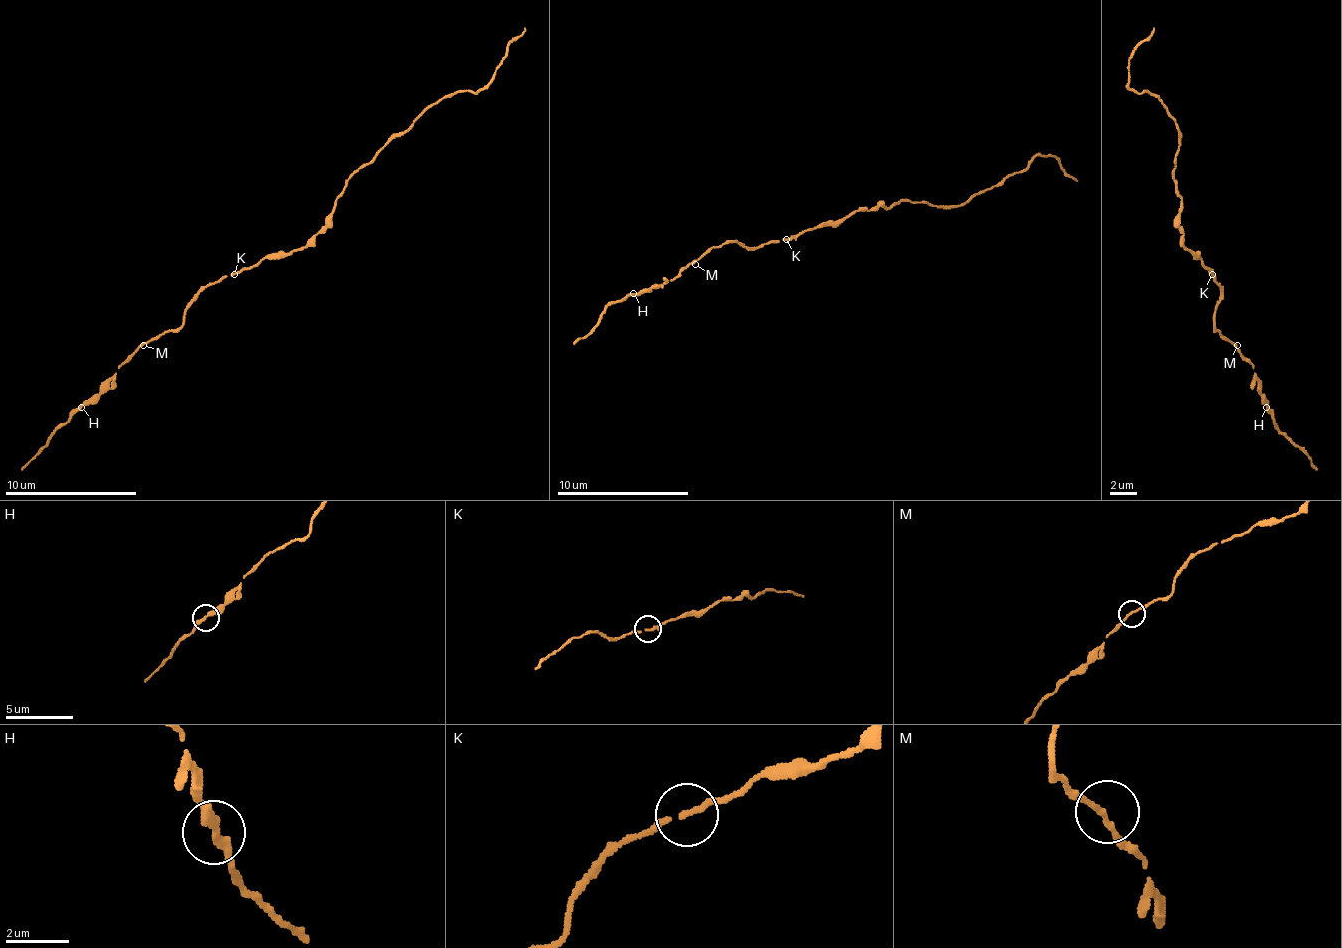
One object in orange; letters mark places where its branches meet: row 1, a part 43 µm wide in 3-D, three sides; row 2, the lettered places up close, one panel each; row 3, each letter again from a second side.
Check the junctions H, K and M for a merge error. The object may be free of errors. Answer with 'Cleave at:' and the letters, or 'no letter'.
Cleave at: no letter

